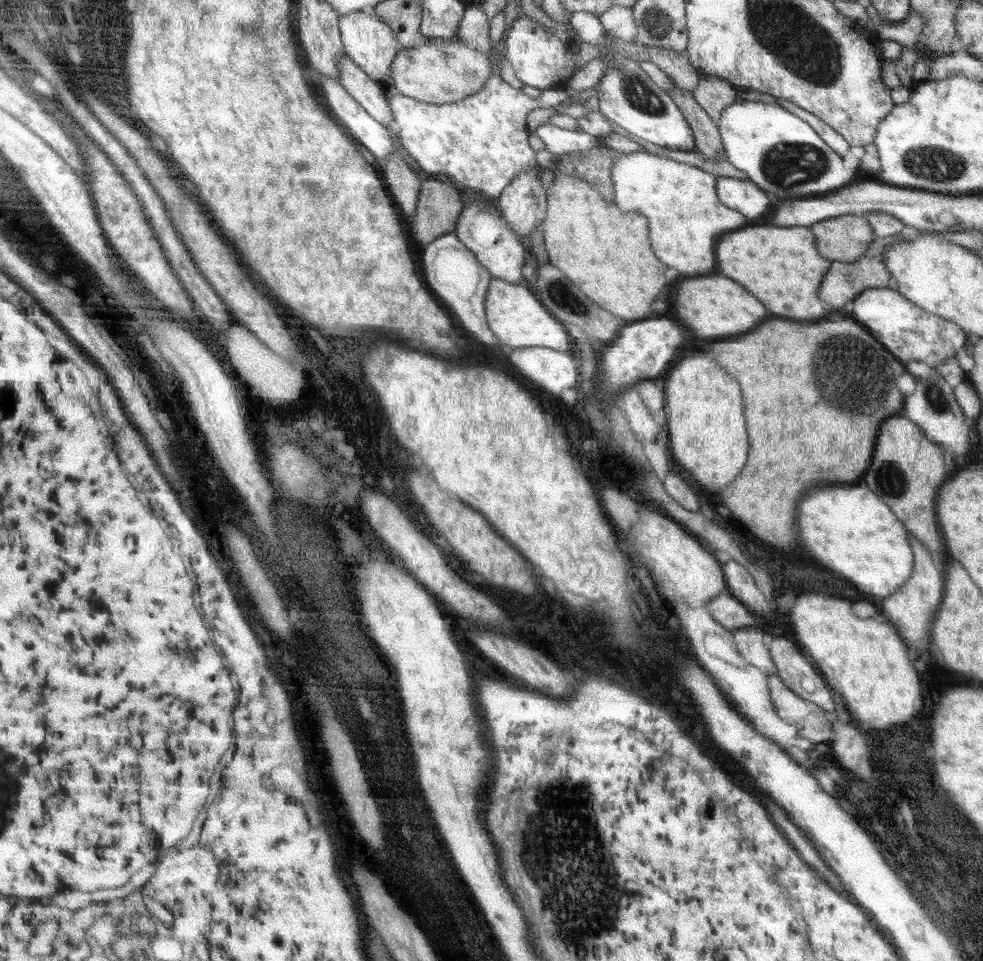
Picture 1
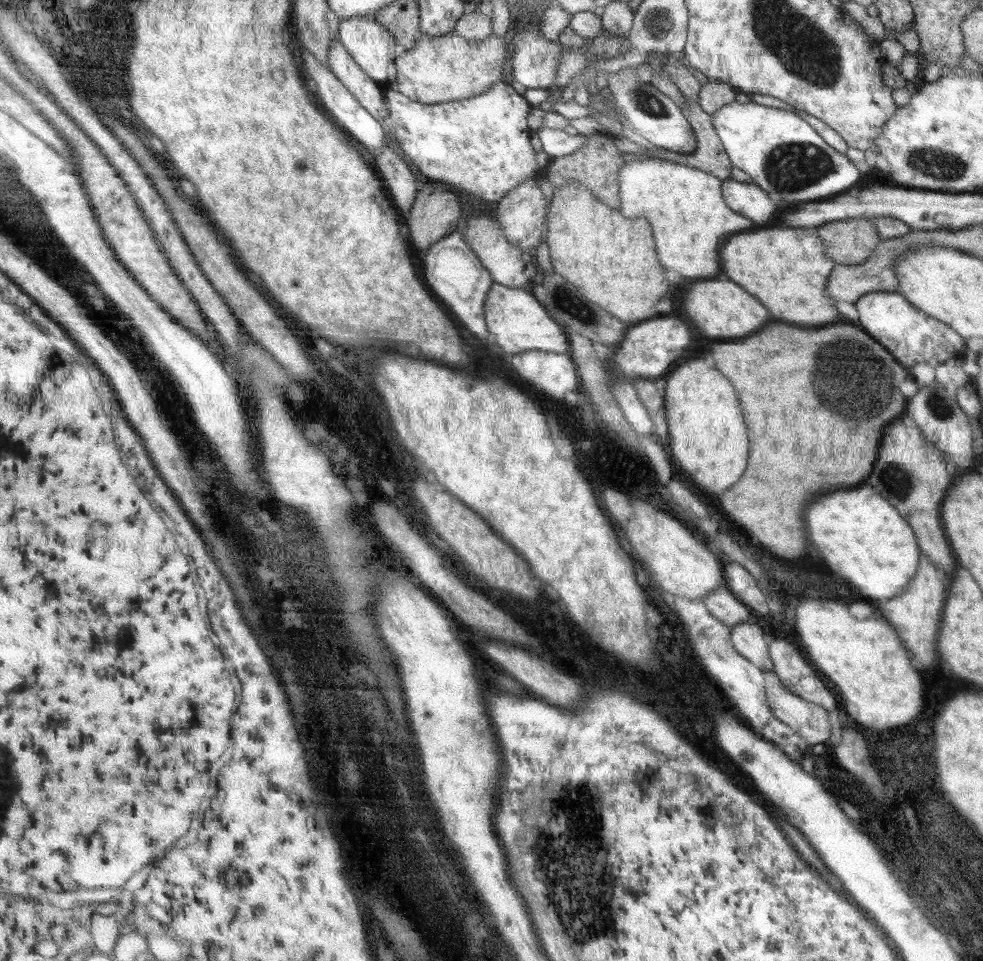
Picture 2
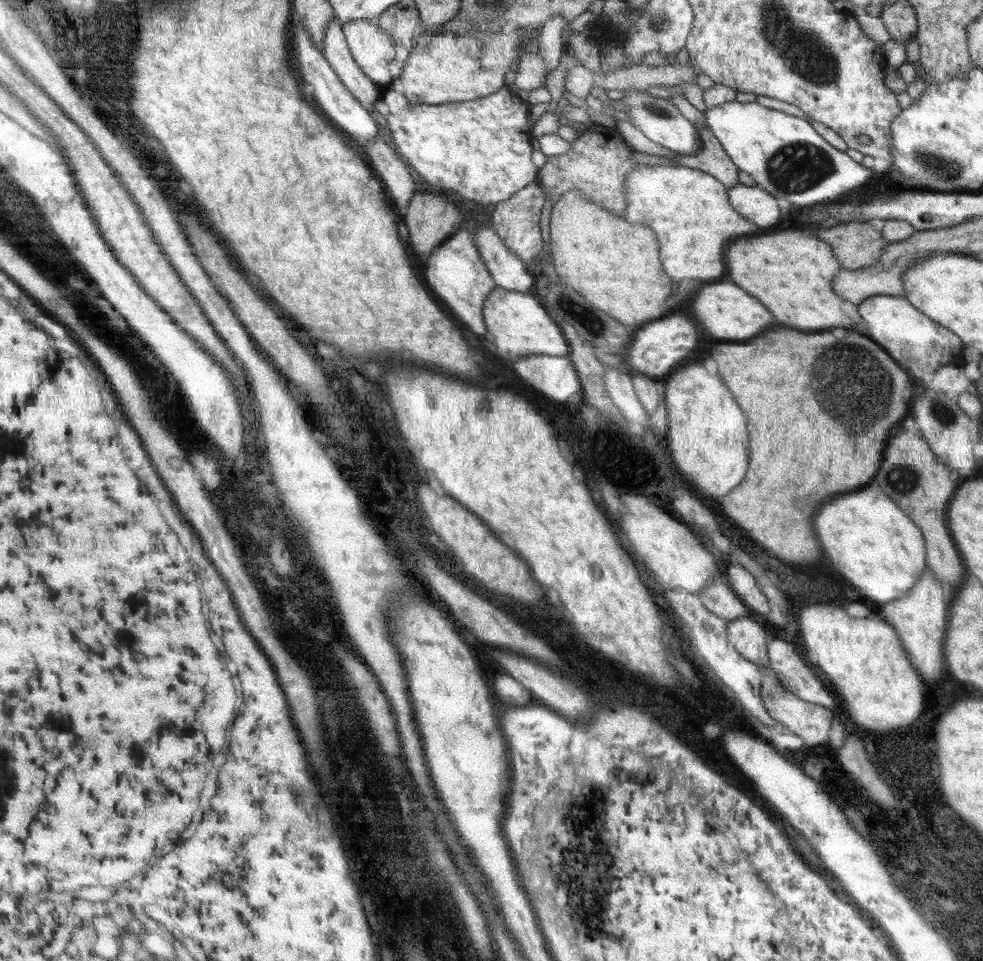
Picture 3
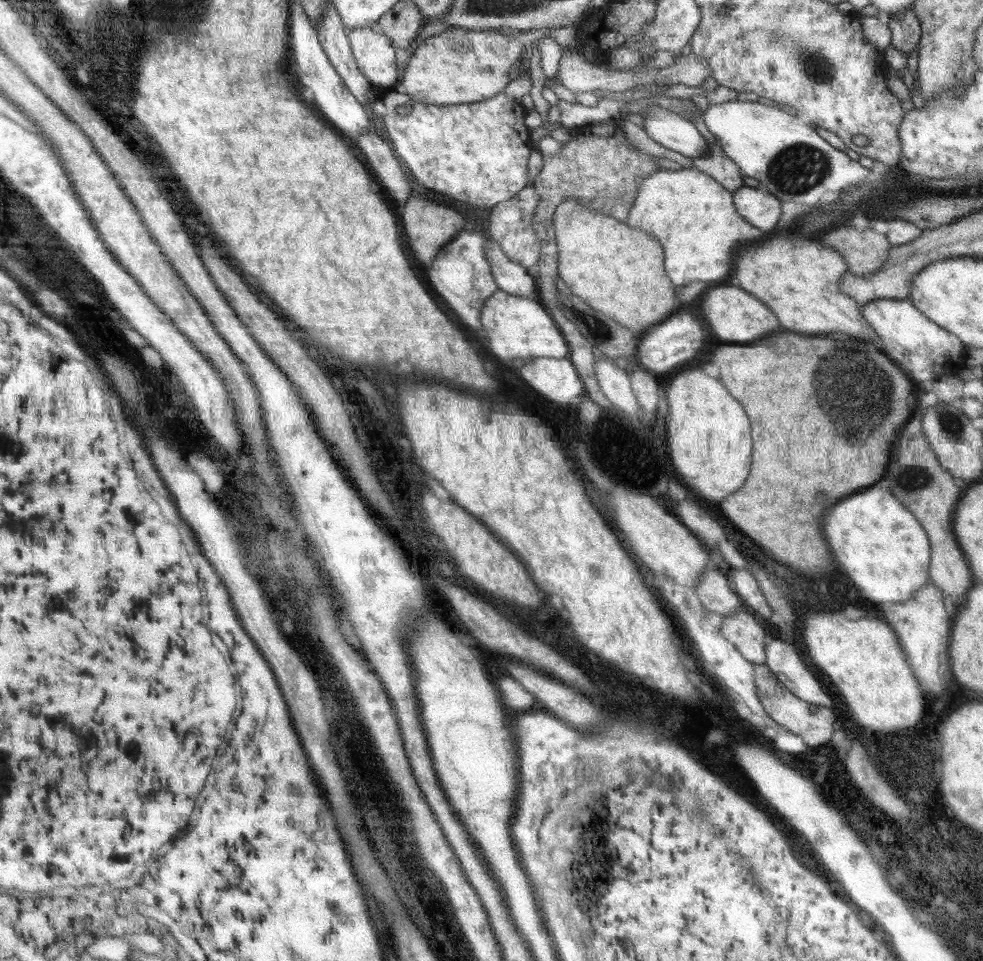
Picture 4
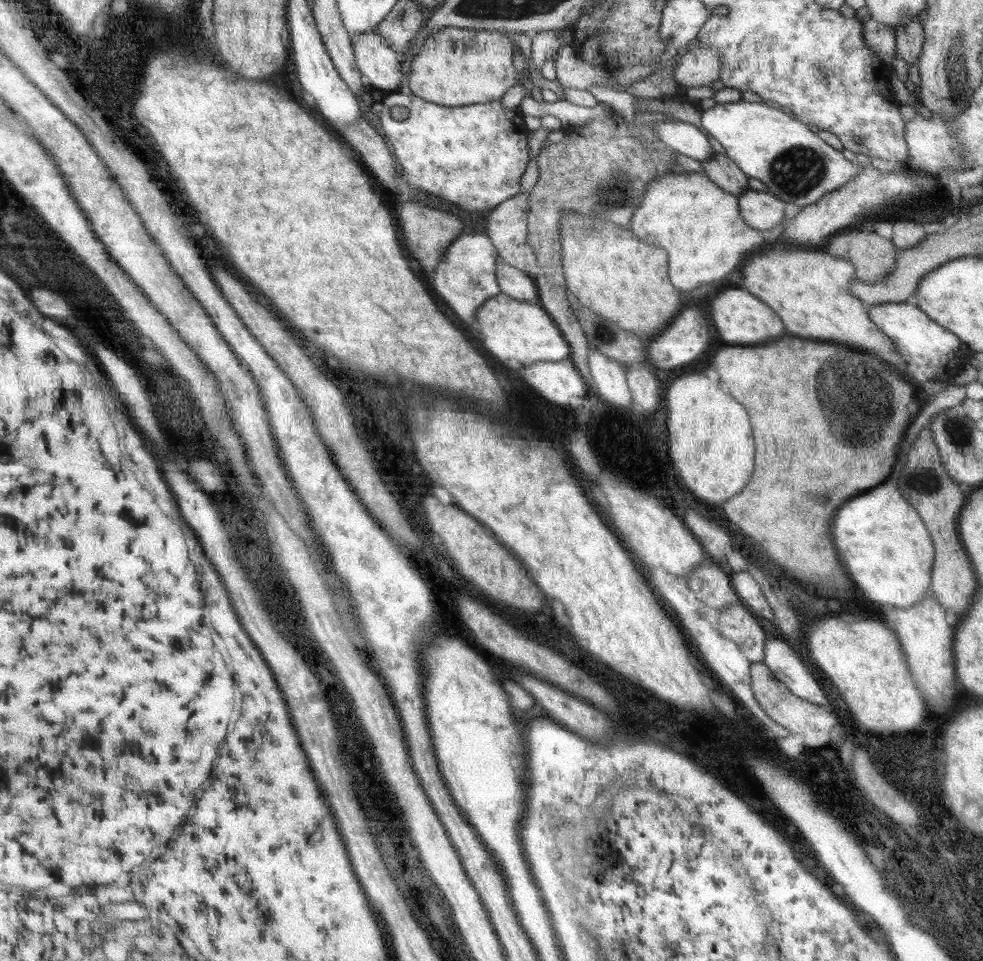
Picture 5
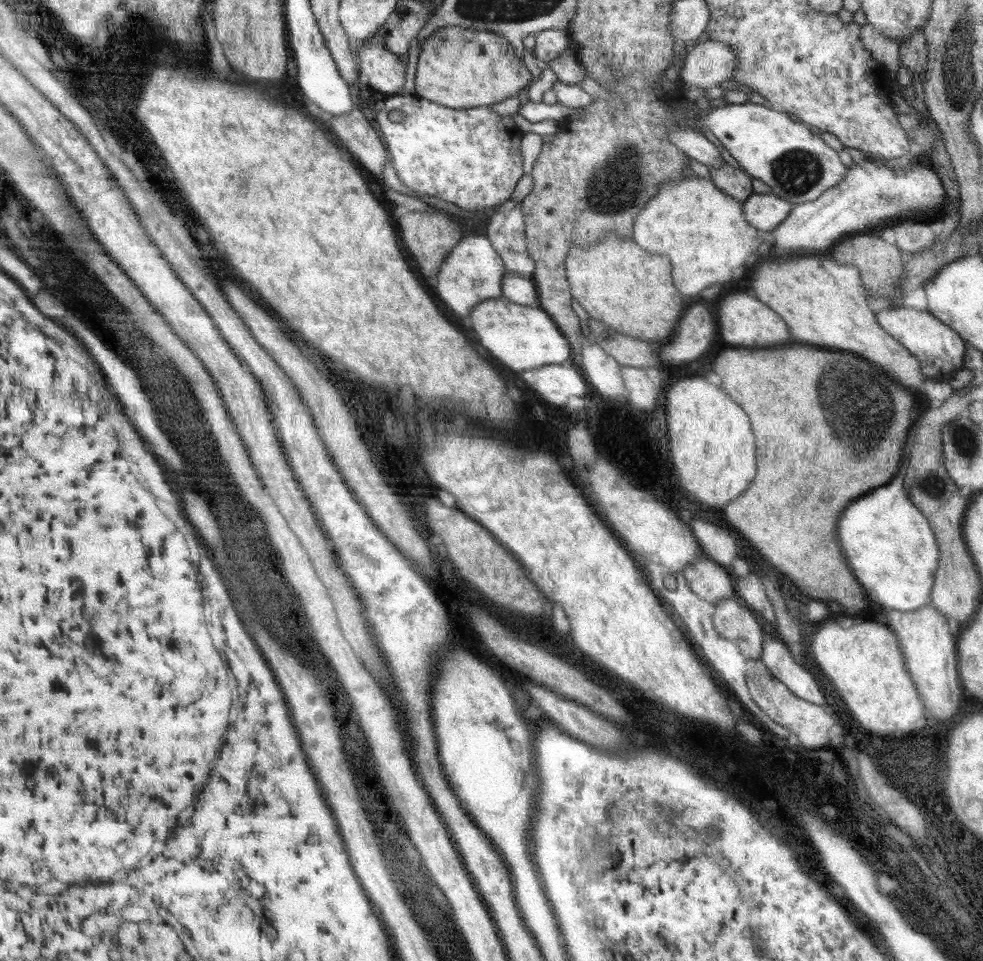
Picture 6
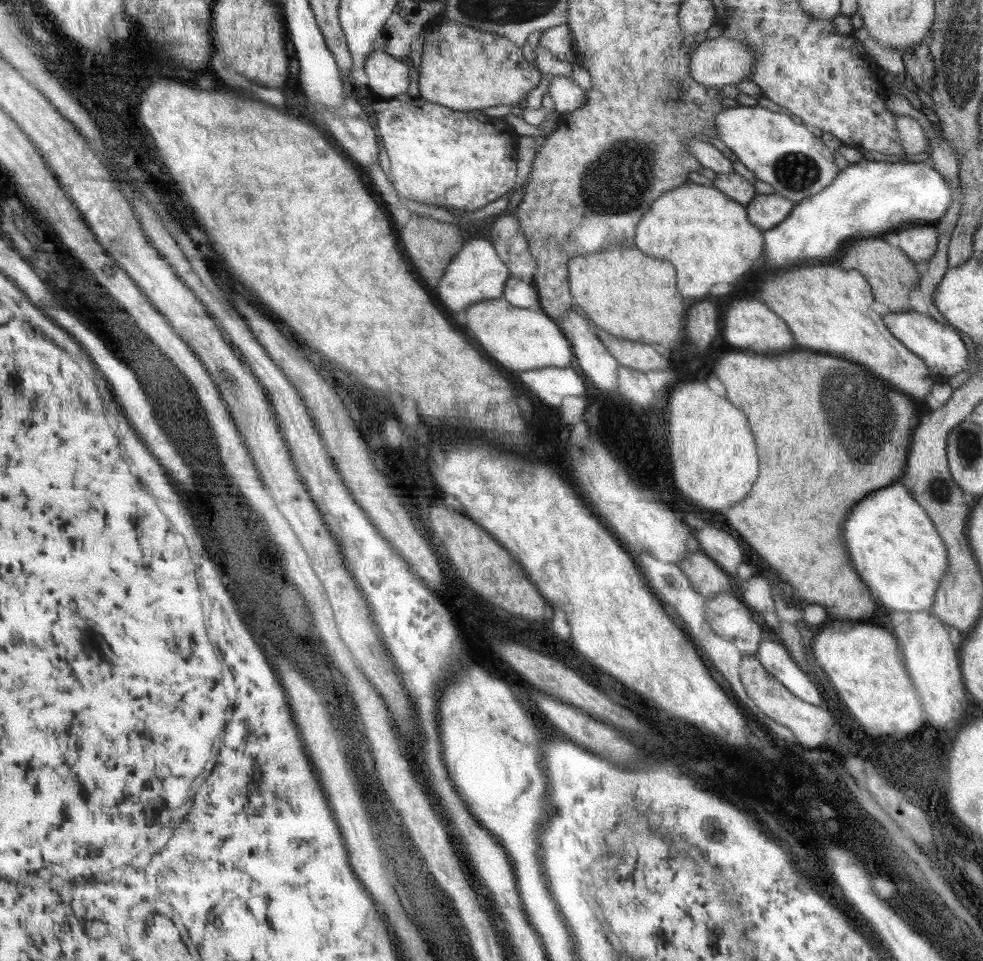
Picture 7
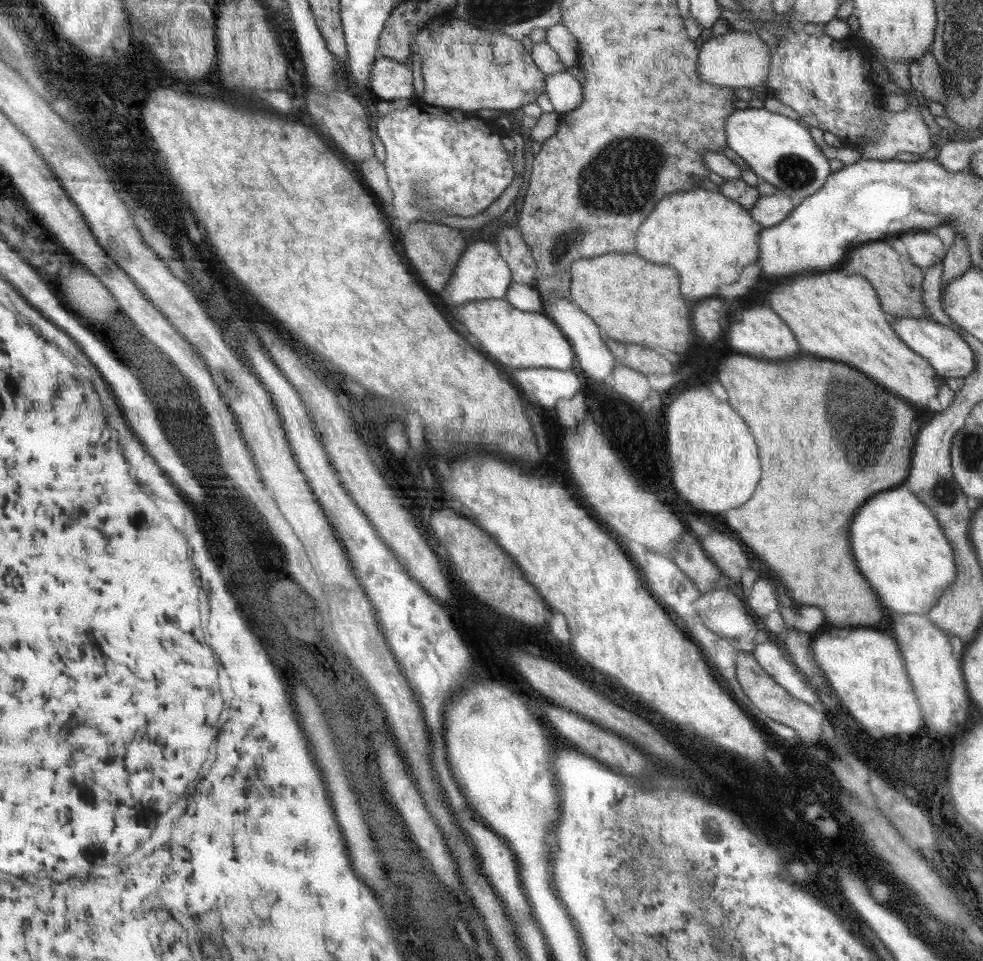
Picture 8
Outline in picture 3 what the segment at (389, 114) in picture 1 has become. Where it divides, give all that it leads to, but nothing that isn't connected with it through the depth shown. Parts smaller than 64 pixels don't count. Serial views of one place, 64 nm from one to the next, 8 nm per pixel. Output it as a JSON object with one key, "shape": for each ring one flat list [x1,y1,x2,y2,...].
{"shape":[[334,17,324,33,322,41,323,55,340,76,340,81,346,85,354,94,364,108,376,111,376,102,380,101,378,86,369,80,364,72,356,64,351,49,348,48,346,33,343,31,343,24]]}

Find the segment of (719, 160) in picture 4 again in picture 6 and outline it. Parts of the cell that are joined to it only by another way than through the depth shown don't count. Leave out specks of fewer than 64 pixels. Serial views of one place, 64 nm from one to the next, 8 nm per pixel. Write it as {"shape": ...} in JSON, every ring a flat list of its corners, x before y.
{"shape":[[724,162,720,168,710,166,709,171,710,180,741,203,754,194,751,176,743,170,734,168,728,162]]}

